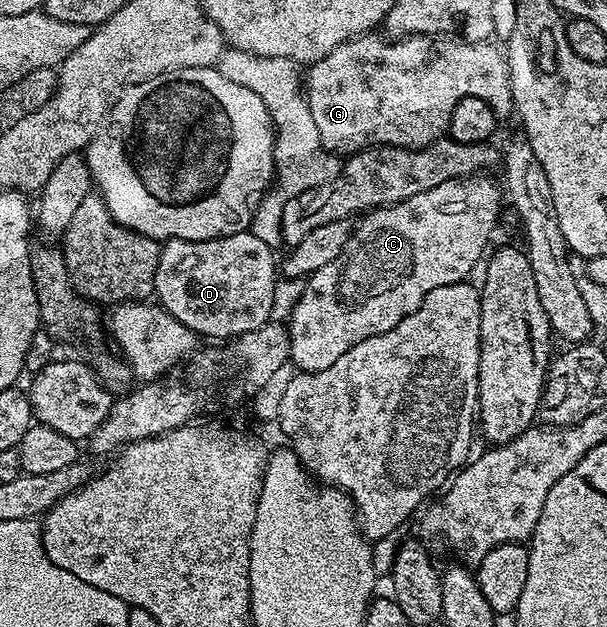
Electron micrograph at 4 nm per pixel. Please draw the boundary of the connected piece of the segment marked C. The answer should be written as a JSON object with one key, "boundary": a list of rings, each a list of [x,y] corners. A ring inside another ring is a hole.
{"boundary":[[[490,175],[460,177],[457,181],[440,183],[440,187],[432,187],[432,191],[420,191],[407,201],[369,210],[355,224],[340,255],[332,259],[328,267],[320,267],[320,271],[310,274],[306,290],[291,311],[288,328],[293,368],[303,373],[319,373],[324,367],[332,367],[332,363],[336,363],[344,351],[356,347],[356,343],[392,331],[400,319],[420,307],[428,291],[466,281],[474,264],[483,260],[482,248],[489,243],[498,225],[498,212],[504,206],[503,190],[495,181]]]}

